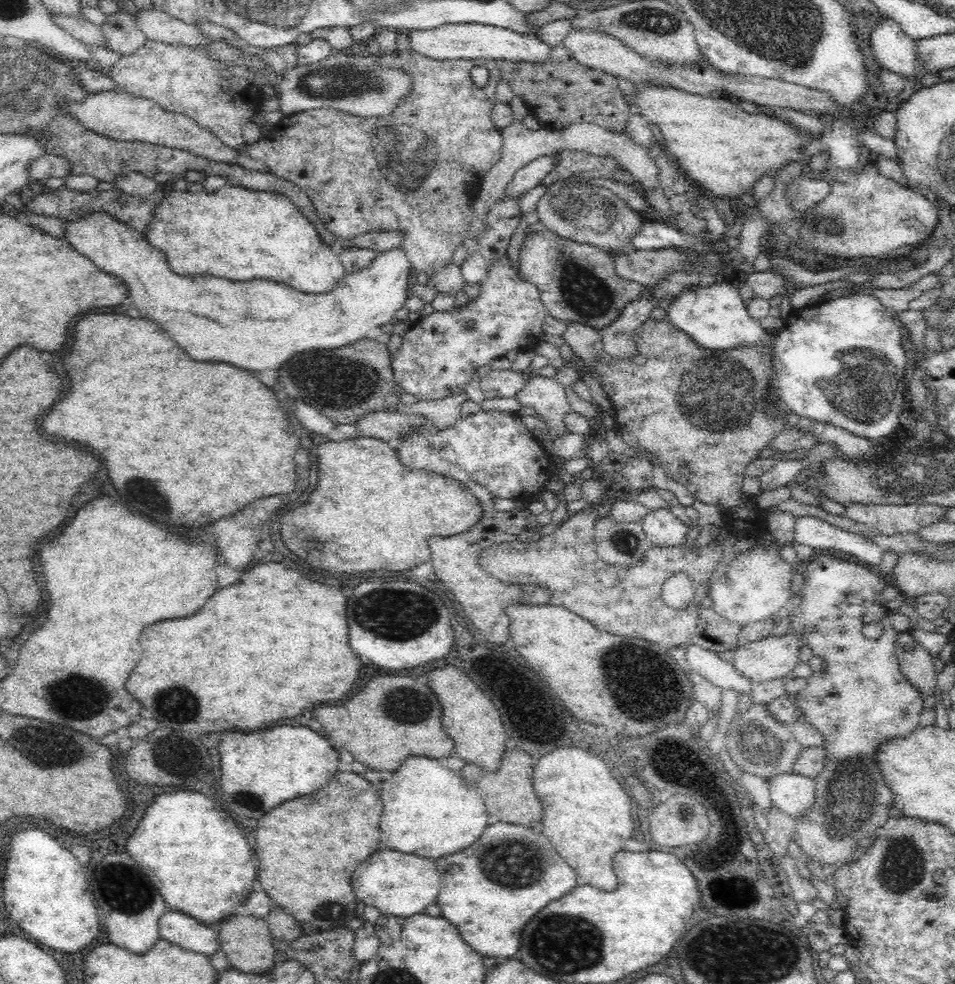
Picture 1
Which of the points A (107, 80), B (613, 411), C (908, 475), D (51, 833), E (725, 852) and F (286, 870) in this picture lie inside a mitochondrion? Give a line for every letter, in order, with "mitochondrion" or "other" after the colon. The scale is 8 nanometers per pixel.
A: other
B: other
C: mitochondrion
D: other
E: other
F: other

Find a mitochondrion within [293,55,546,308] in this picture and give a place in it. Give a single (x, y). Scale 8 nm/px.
(352, 81)

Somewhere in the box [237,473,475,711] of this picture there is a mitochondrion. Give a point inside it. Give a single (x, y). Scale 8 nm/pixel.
(395, 613)

